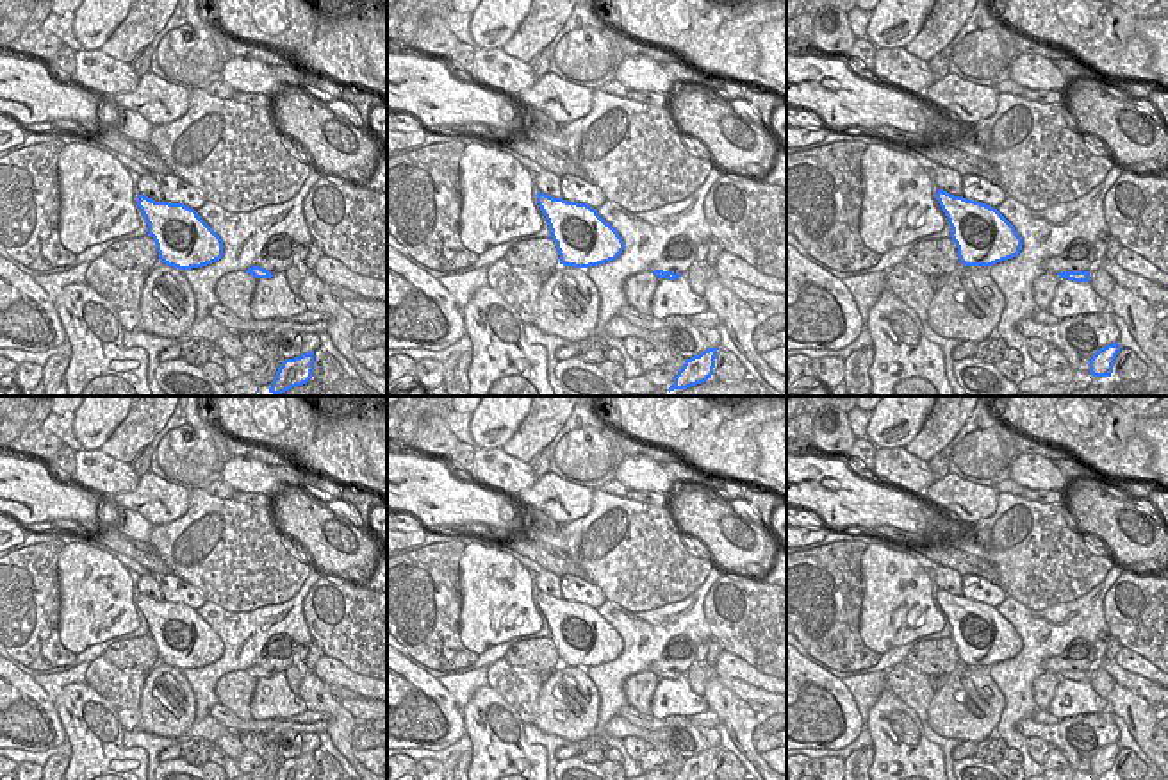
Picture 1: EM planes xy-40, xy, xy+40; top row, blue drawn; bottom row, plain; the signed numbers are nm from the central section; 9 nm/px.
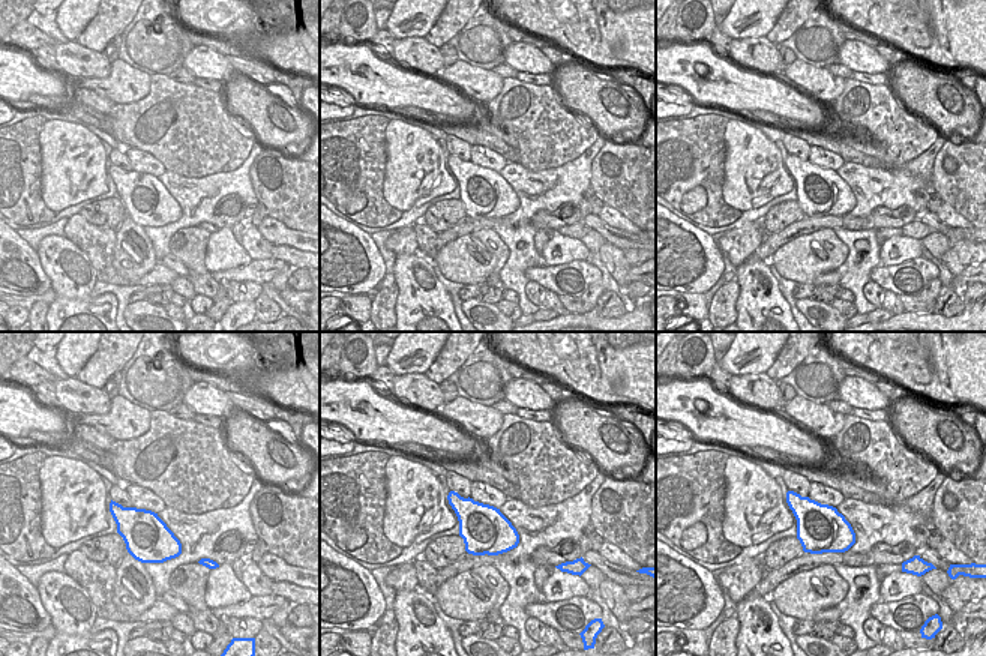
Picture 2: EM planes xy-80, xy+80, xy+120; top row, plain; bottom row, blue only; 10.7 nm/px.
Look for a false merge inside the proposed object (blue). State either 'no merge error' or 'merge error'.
no merge error

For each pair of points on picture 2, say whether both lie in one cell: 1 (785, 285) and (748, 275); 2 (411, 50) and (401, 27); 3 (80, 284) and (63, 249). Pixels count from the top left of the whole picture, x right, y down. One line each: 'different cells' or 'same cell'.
1: different cells
2: different cells
3: same cell

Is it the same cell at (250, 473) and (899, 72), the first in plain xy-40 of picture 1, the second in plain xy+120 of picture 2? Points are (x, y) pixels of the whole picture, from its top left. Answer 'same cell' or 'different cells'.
different cells

